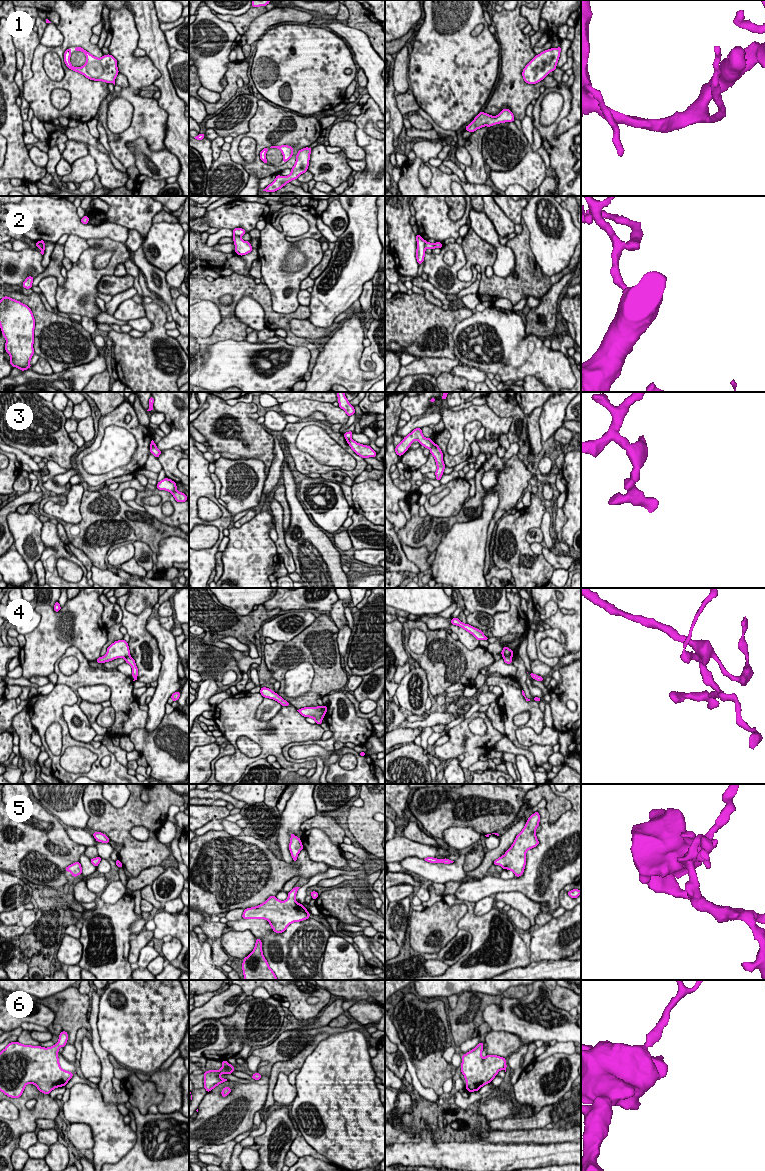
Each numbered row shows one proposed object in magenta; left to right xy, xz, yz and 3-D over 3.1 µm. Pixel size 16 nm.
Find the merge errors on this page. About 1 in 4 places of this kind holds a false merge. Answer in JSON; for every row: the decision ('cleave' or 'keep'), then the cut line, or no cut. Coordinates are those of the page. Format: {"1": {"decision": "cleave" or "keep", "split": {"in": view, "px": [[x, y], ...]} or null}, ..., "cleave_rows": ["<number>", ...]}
{"1": {"decision": "keep", "split": null}, "2": {"decision": "cleave", "split": {"in": "yz", "px": [[426, 241], [425, 248]]}}, "3": {"decision": "cleave", "split": {"in": "yz", "px": [[434, 444], [430, 449]]}}, "4": {"decision": "cleave", "split": {"in": "yz", "px": [[503, 655], [511, 657]]}}, "5": {"decision": "keep", "split": null}, "6": {"decision": "keep", "split": null}, "cleave_rows": ["2", "3", "4"]}

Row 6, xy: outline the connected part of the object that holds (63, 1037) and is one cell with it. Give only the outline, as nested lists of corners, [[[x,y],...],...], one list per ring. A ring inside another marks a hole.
[[[62,1031],[57,1044],[48,1048],[9,1043],[0,1052],[0,1091],[19,1098],[27,1084],[34,1084],[44,1094],[65,1086],[73,1073],[60,1067],[58,1050],[67,1040],[68,1033]]]

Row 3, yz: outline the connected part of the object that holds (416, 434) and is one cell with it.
[[[416,428],[406,437],[404,437],[404,439],[396,446],[396,454],[398,456],[403,455],[415,440],[417,440],[421,445],[428,449],[431,449],[434,445],[430,438],[425,438],[423,436],[421,428]]]

